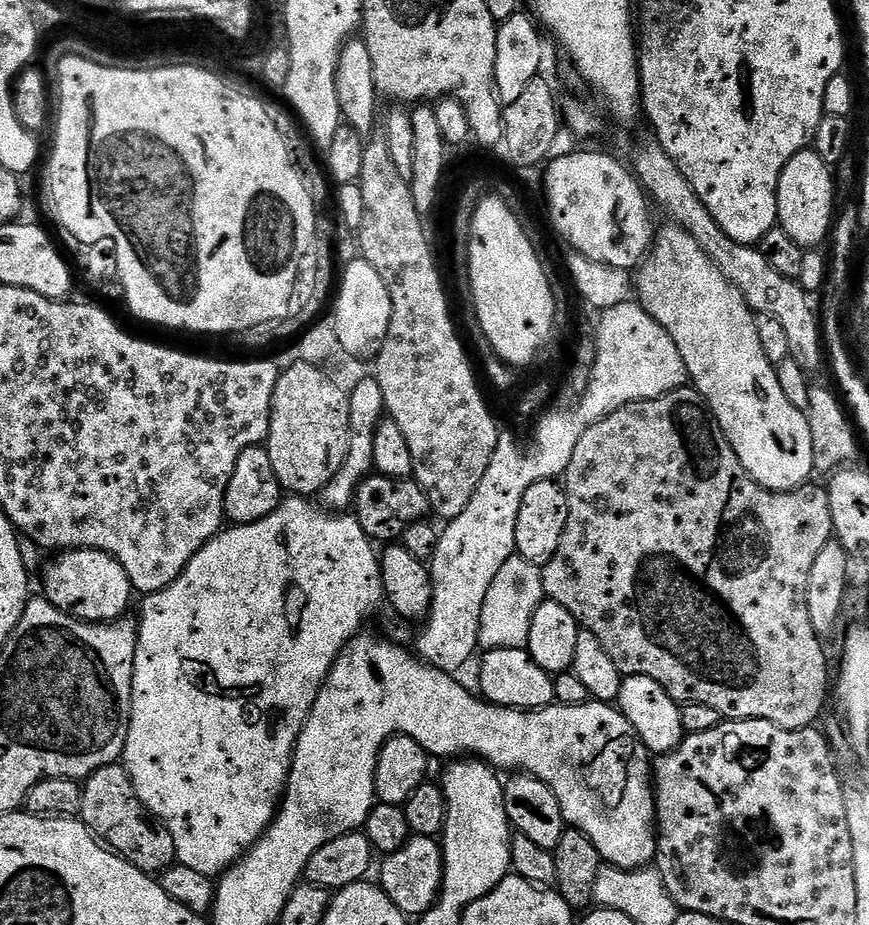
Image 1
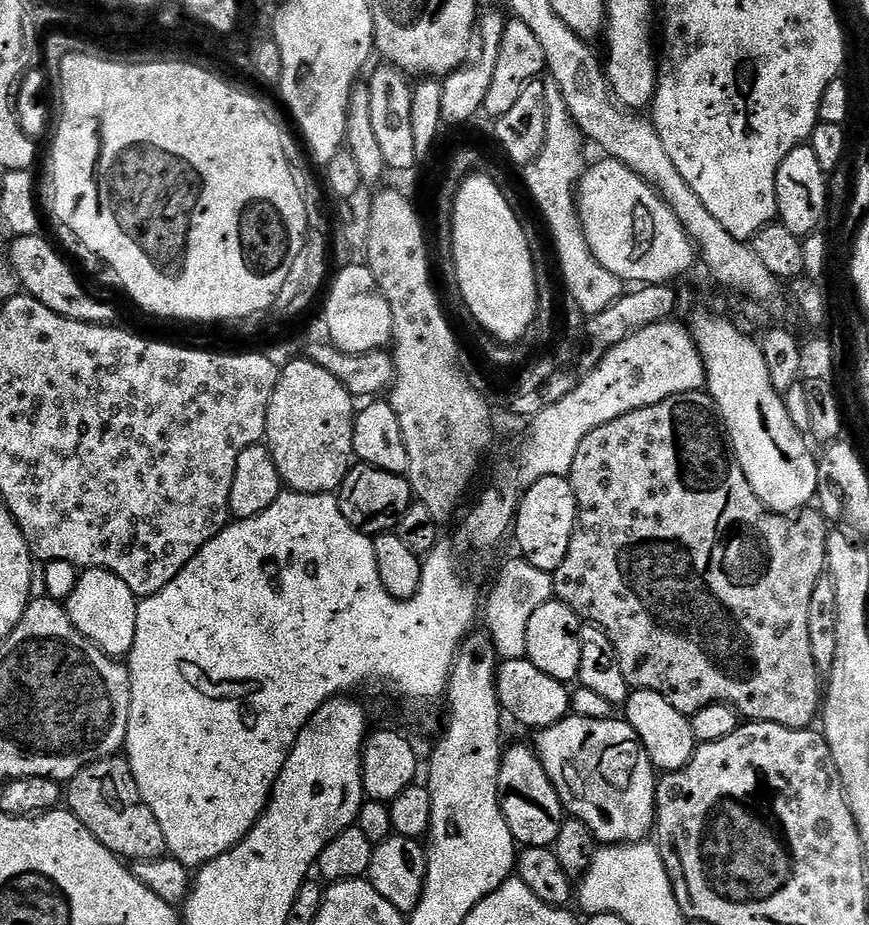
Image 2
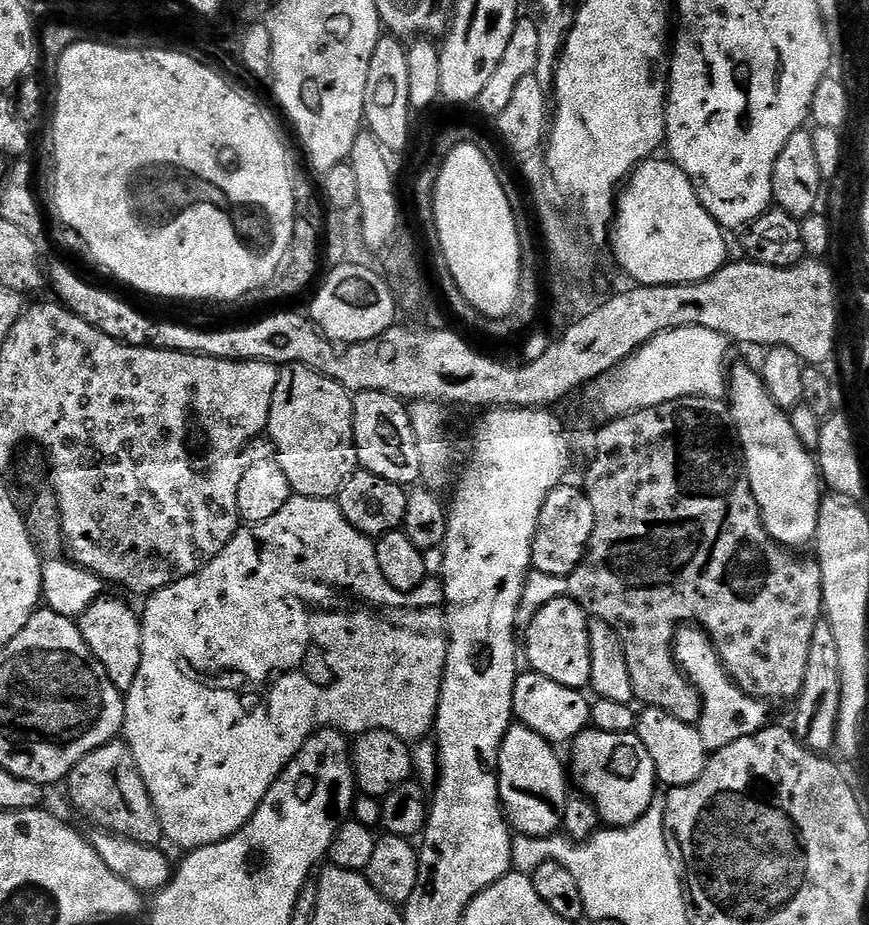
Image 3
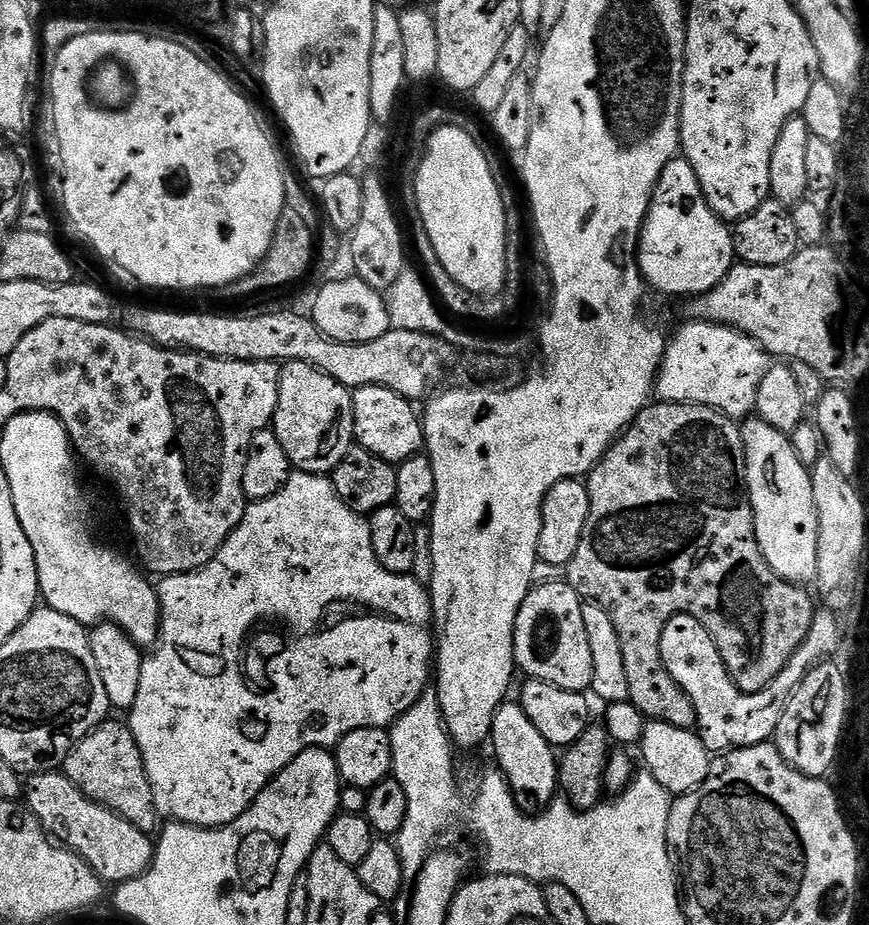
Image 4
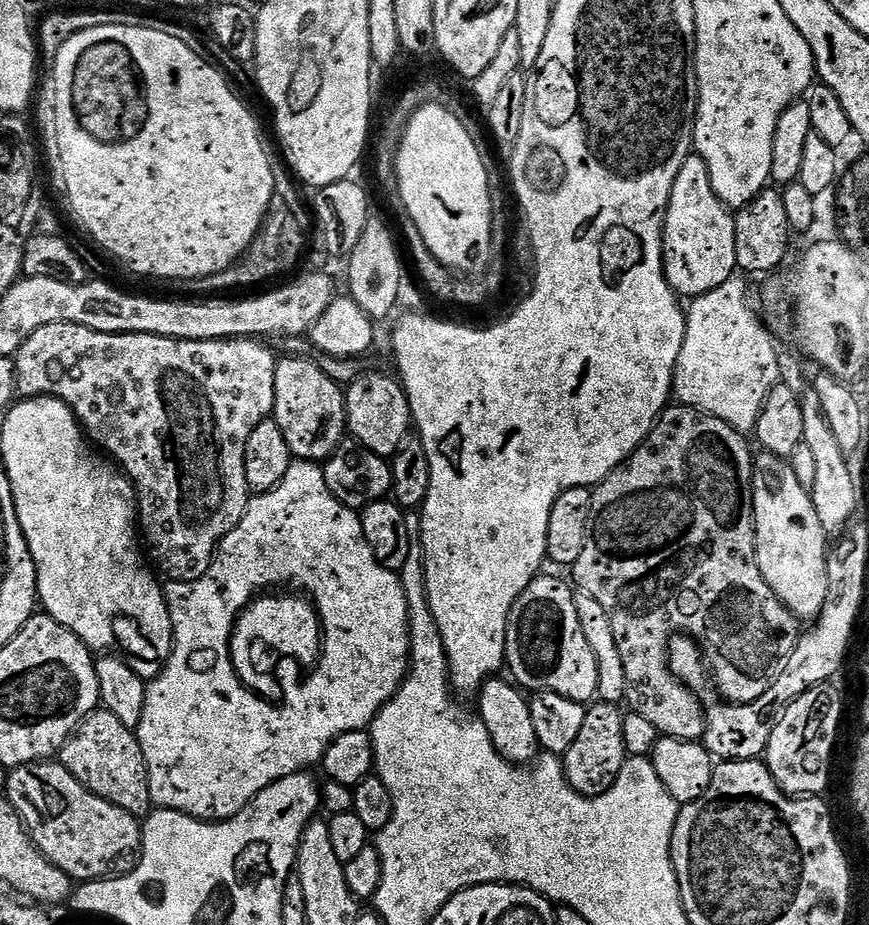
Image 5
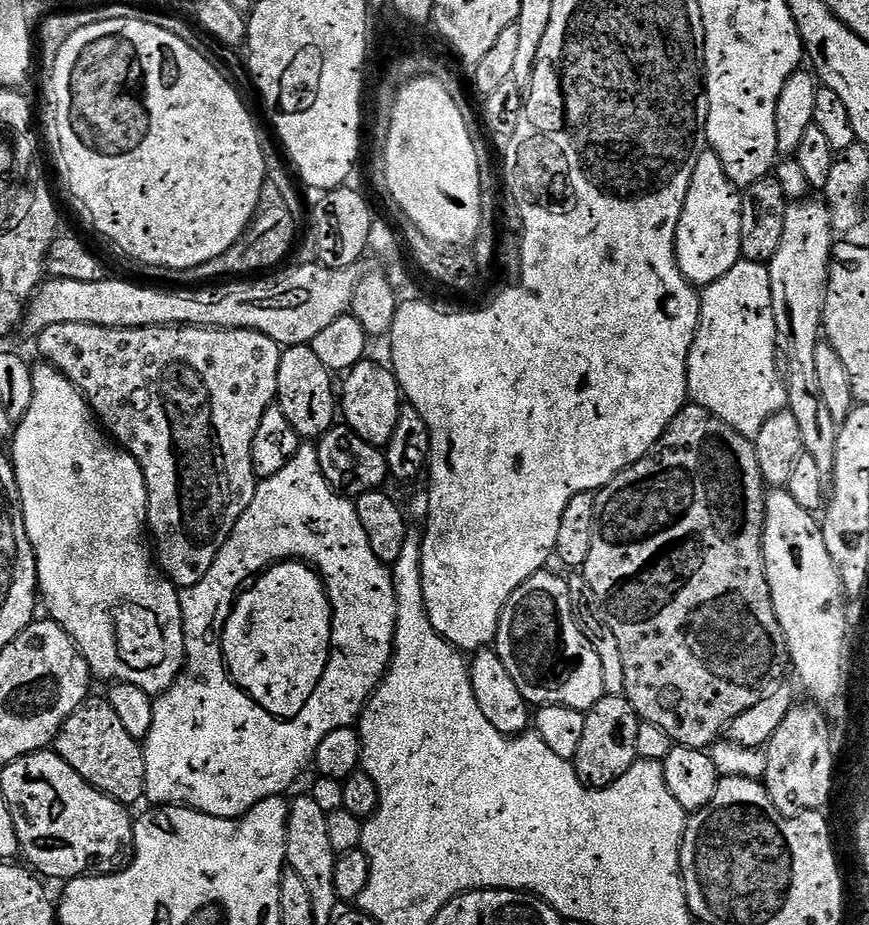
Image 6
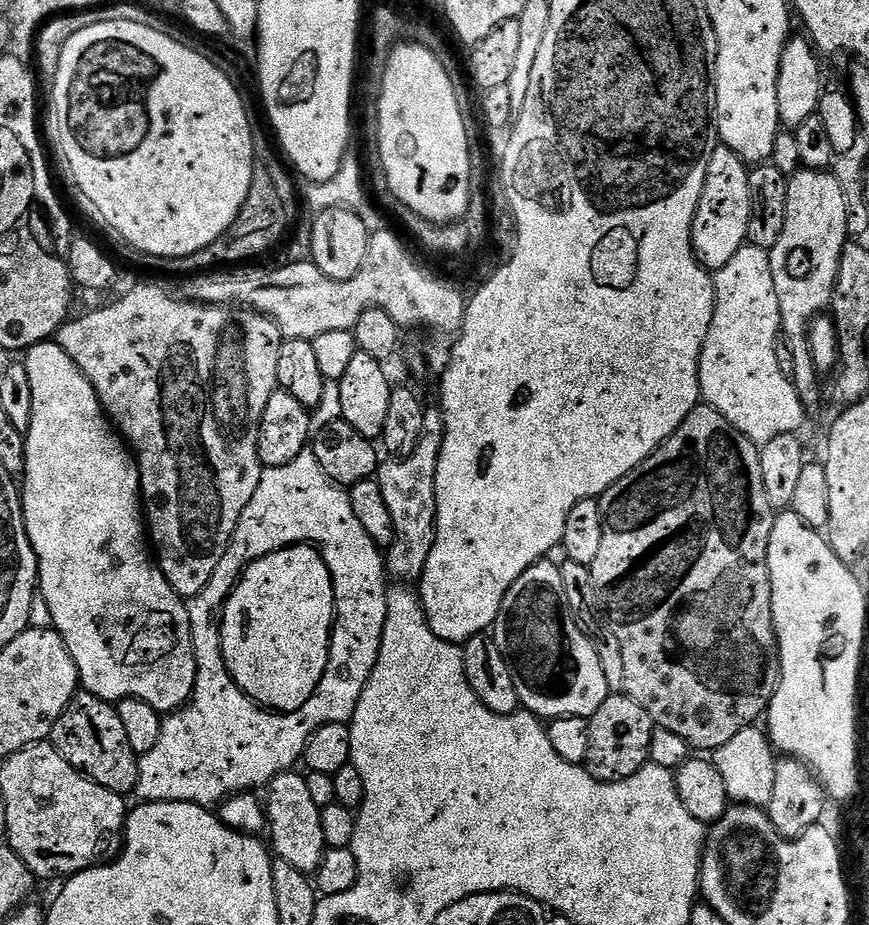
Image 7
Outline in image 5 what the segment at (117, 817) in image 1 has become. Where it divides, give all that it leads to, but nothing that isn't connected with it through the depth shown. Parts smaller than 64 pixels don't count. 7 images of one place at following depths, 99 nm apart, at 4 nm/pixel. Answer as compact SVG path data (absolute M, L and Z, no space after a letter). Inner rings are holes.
M106 710L91 712L80 727L68 737L58 760L95 796L126 810L131 816L144 818L153 811L150 778L142 746L135 731L122 726L121 720L114 718L114 714Z

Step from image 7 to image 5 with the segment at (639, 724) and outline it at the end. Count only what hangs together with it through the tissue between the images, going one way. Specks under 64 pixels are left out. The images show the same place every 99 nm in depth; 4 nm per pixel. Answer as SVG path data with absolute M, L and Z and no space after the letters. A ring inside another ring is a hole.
M596 702L585 711L582 731L579 732L578 738L574 738L570 750L562 753L564 777L578 794L601 796L614 786L625 760L629 757L626 742L622 738L624 717L625 713L618 704Z

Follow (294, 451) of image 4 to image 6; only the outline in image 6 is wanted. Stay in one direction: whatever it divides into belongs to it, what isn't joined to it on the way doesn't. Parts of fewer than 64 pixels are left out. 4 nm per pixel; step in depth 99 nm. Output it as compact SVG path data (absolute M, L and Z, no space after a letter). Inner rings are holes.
M293 344L285 347L280 354L278 366L278 386L275 403L286 414L286 422L294 426L294 430L305 441L316 442L326 435L338 420L338 396L332 393L333 373L314 354L307 344Z

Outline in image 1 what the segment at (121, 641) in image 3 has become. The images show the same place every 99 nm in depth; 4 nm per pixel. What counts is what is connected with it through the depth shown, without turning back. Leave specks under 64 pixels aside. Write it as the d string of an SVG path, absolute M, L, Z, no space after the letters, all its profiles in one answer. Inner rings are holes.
M73 548L60 556L44 572L43 595L55 608L89 624L115 622L125 615L134 589L126 570L110 554L93 548Z

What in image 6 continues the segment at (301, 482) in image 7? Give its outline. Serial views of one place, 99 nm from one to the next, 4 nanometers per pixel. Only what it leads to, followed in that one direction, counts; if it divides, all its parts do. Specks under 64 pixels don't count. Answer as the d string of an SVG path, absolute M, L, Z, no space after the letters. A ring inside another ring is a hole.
M304 442L294 454L294 458L290 458L290 462L286 462L286 466L278 470L278 474L257 483L256 493L250 506L246 506L242 518L238 518L234 530L228 535L228 540L218 550L214 558L214 566L206 570L206 578L202 578L202 582L180 592L180 605L184 619L184 667L180 669L180 675L176 677L176 681L154 700L154 726L150 726L150 734L142 742L146 762L144 795L149 801L152 799L151 803L156 806L192 808L196 812L210 814L214 818L238 820L258 802L271 796L284 796L287 788L303 774L304 767L307 764L309 767L315 761L318 746L322 743L322 738L330 734L330 730L351 728L359 721L360 713L364 711L364 706L371 696L376 693L376 687L380 684L381 678L388 670L388 663L392 660L392 643L396 633L396 595L392 585L392 573L389 565L374 558L374 550L370 550L370 542L366 539L366 530L362 530L362 522L358 522L355 503L349 497L339 496L326 482L322 474L322 466L318 462L316 444ZM272 556L308 556L308 560L316 560L316 564L324 568L324 576L328 576L328 588L332 588L332 600L336 600L336 656L332 656L332 668L328 668L328 676L324 676L324 684L320 684L320 692L312 696L312 704L304 708L304 716L300 716L296 724L276 724L276 720L272 720L272 716L264 716L260 708L252 708L252 704L248 704L248 700L244 700L244 696L240 696L240 692L236 692L236 688L228 684L228 676L224 676L224 668L220 668L220 624L224 624L224 616L228 616L228 604L232 604L232 588L236 588L236 576L248 576L248 572L256 572L256 568L260 568L260 564L268 564Z

